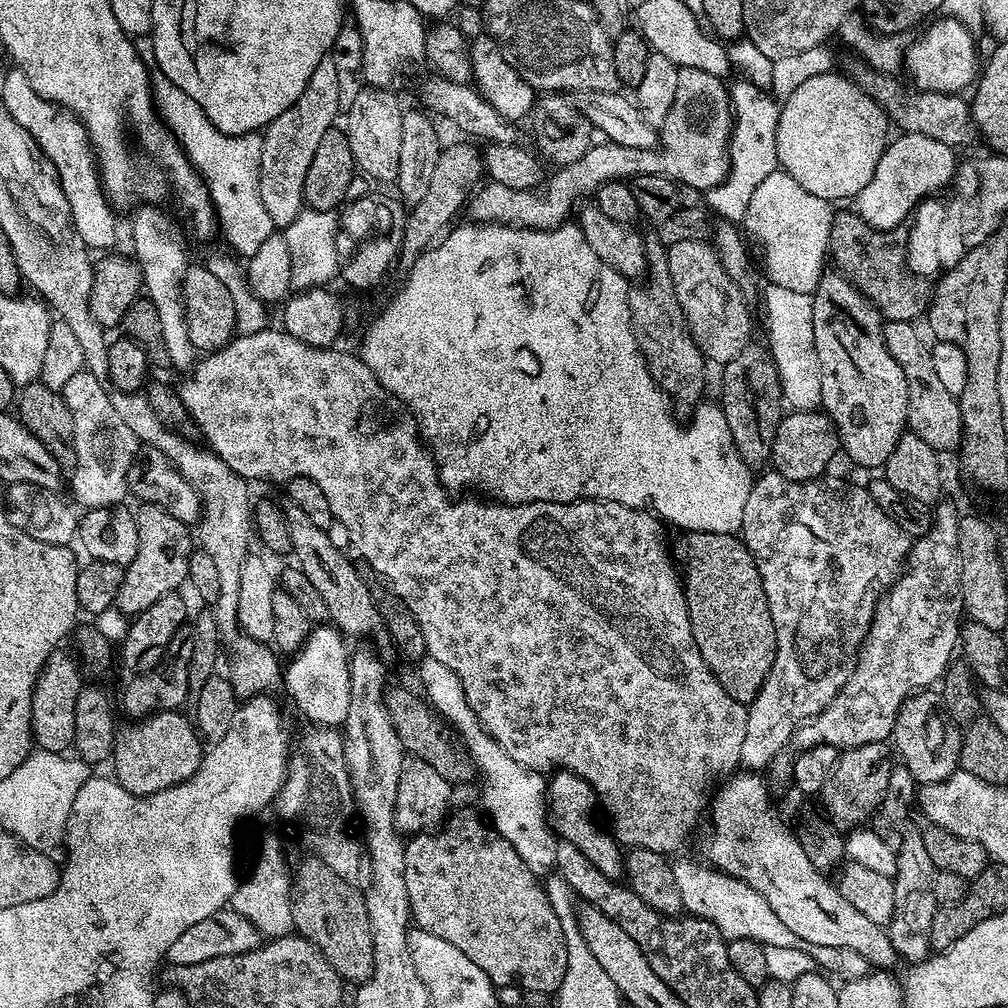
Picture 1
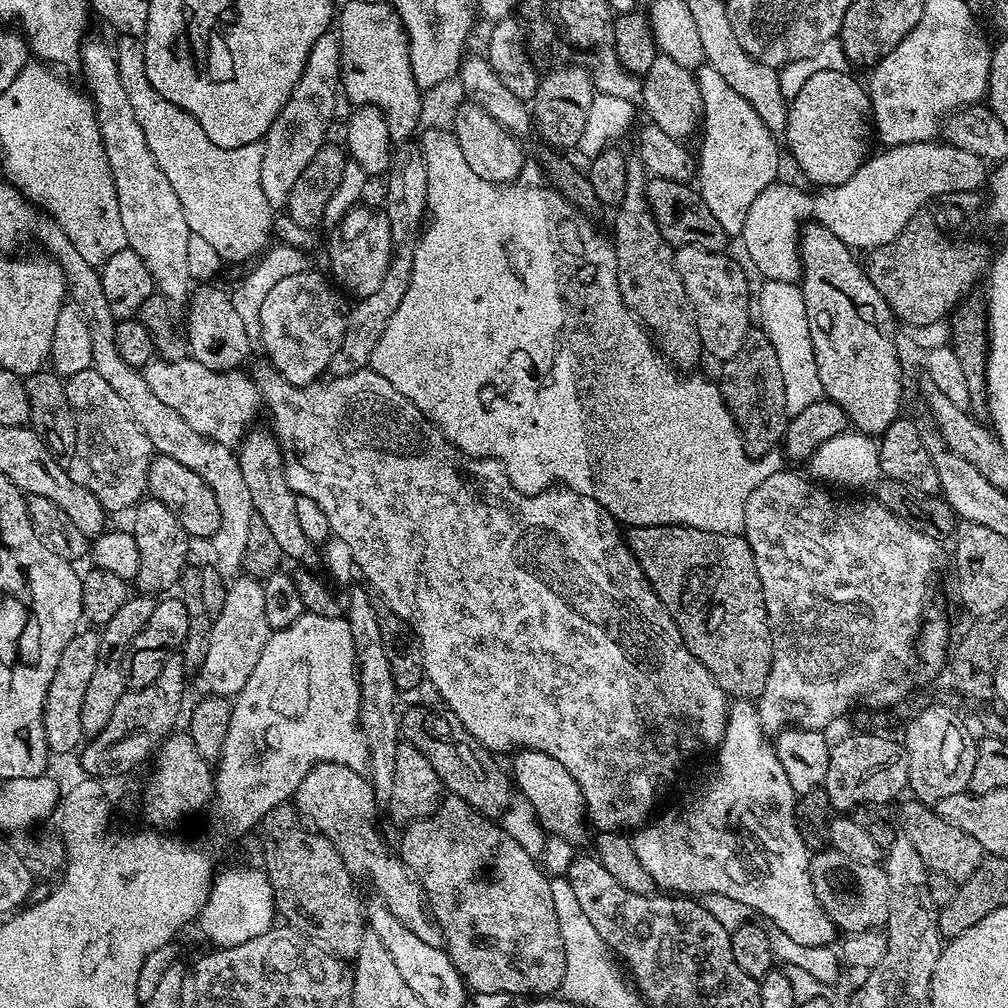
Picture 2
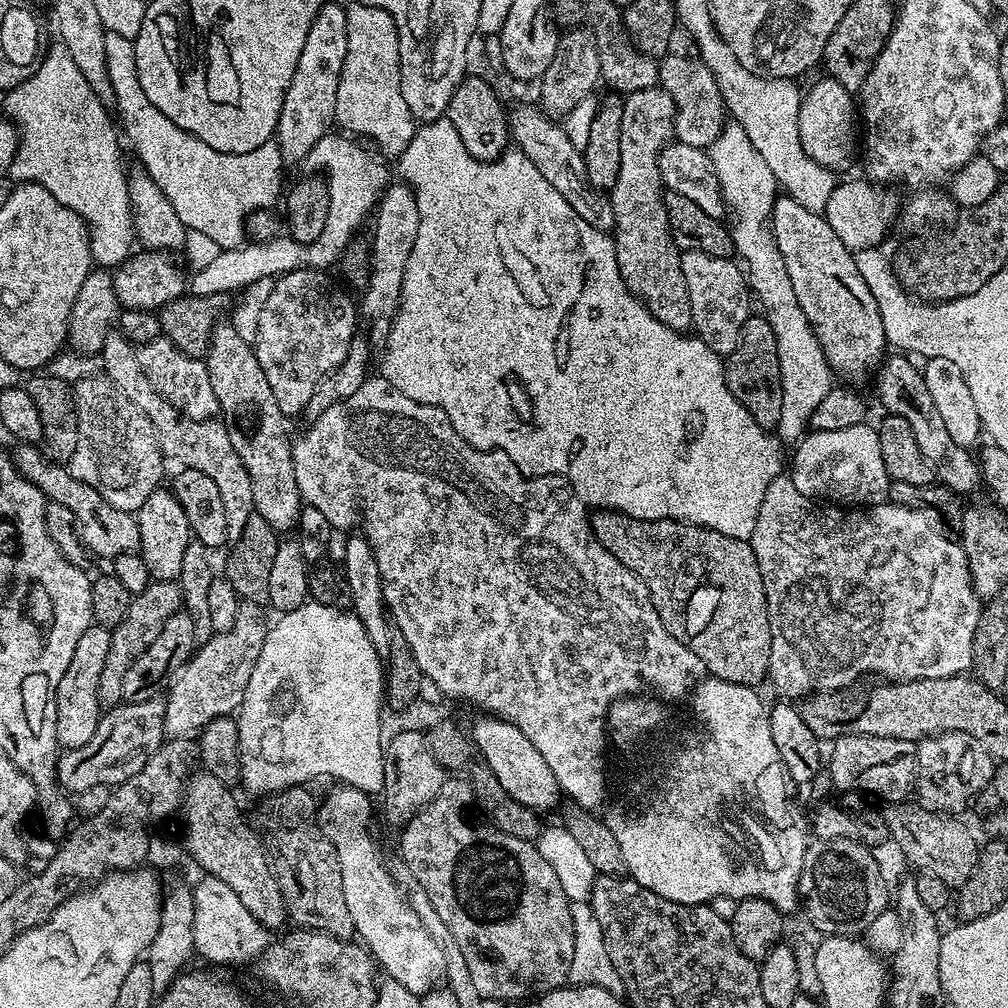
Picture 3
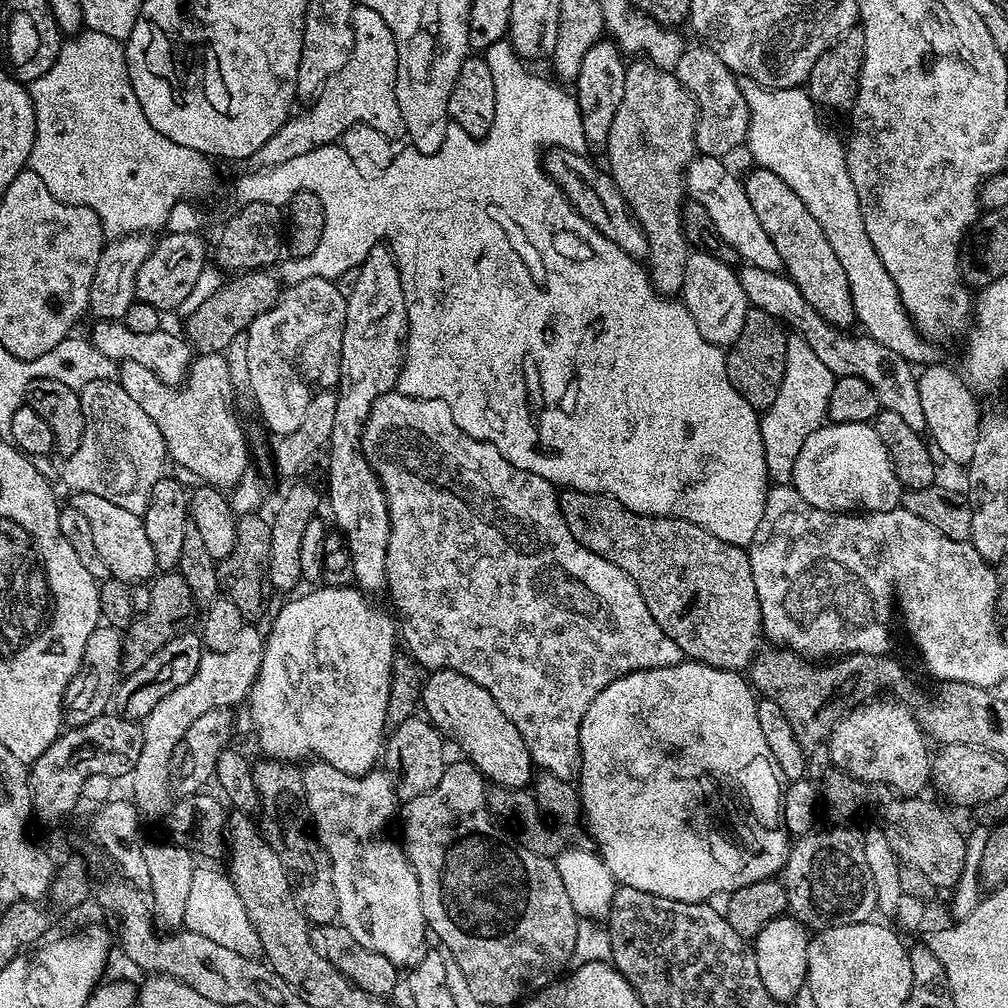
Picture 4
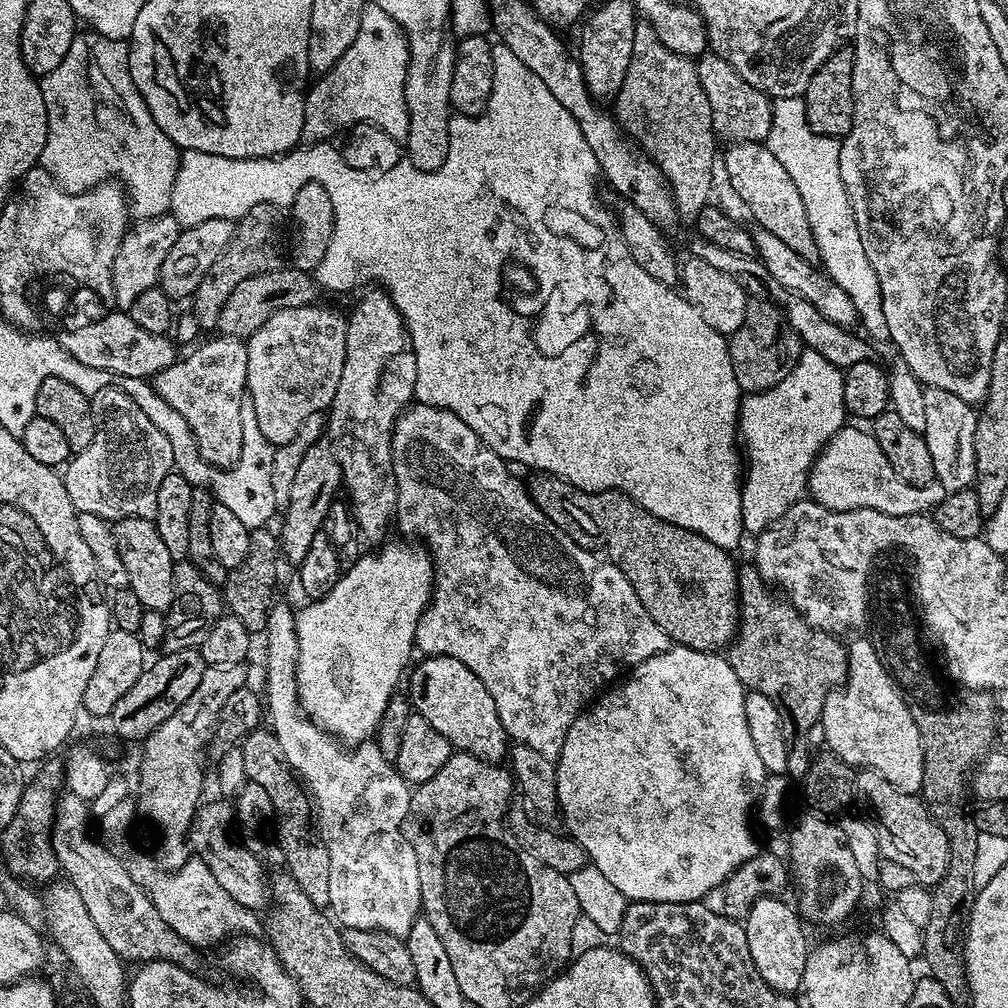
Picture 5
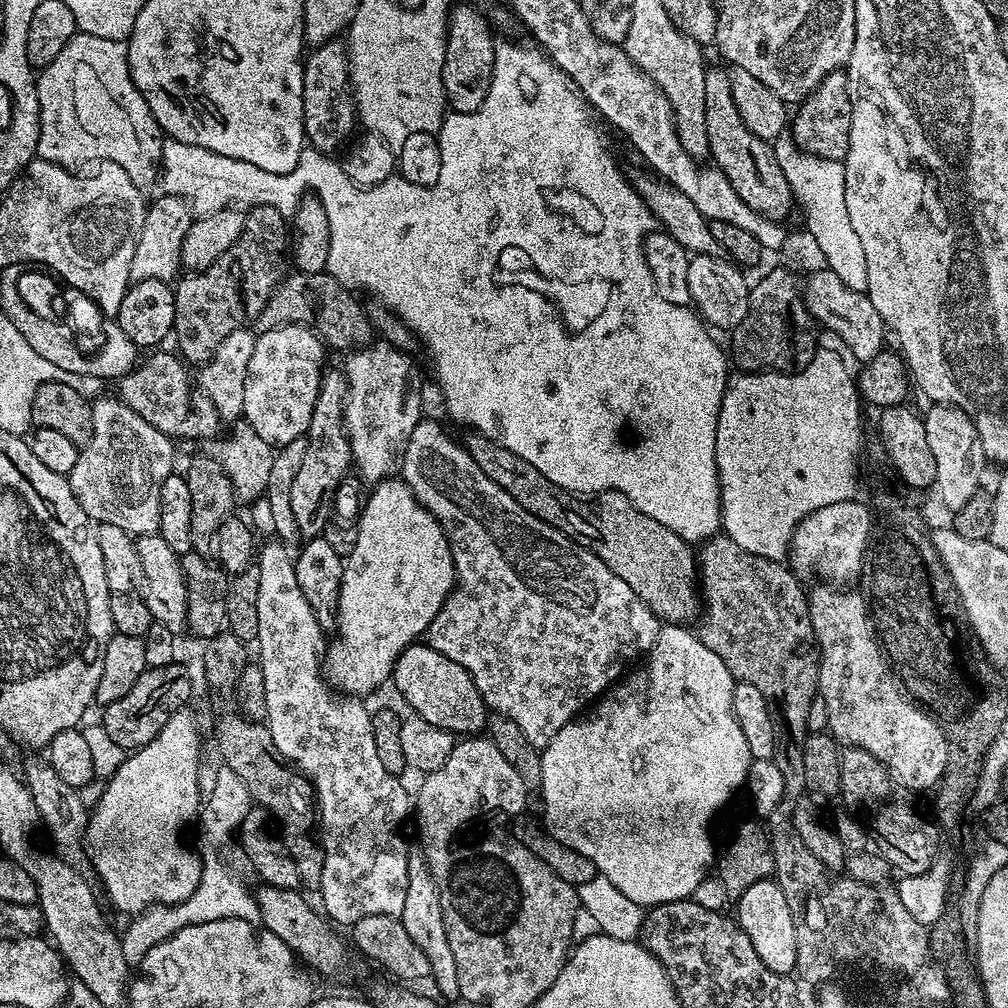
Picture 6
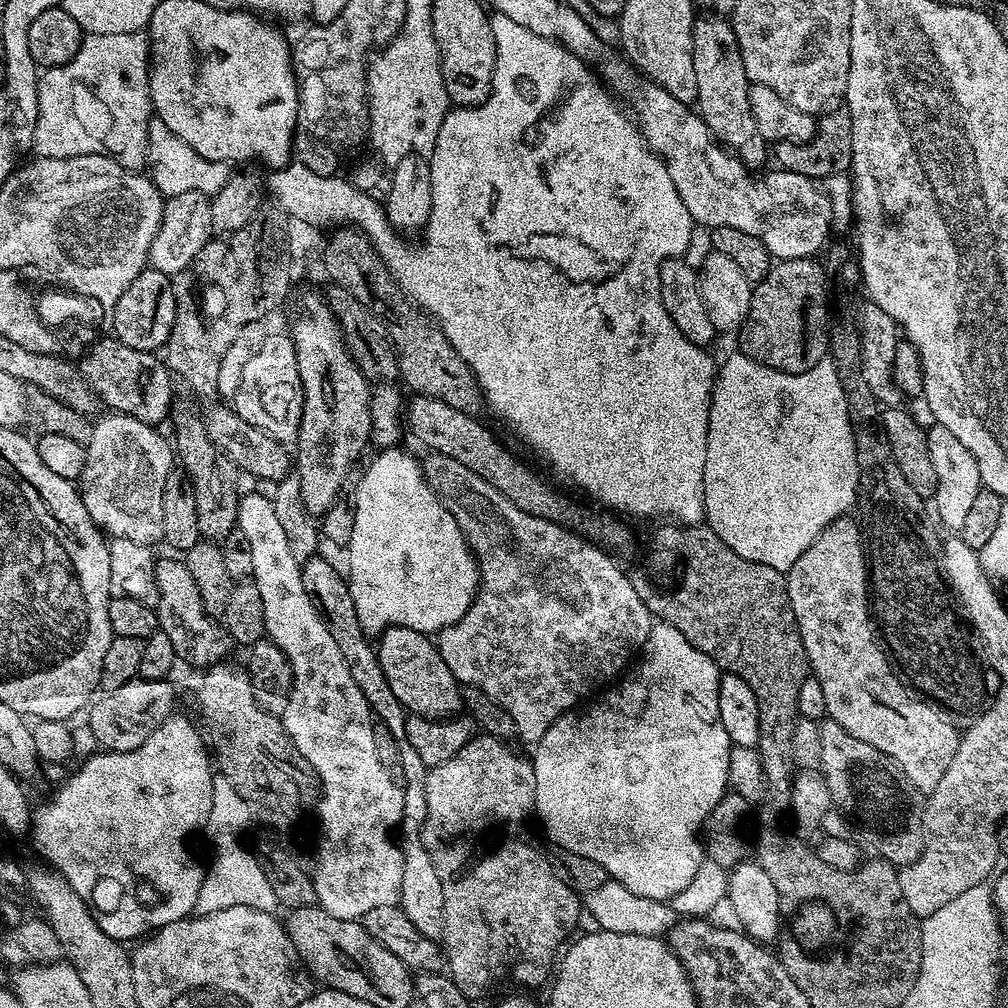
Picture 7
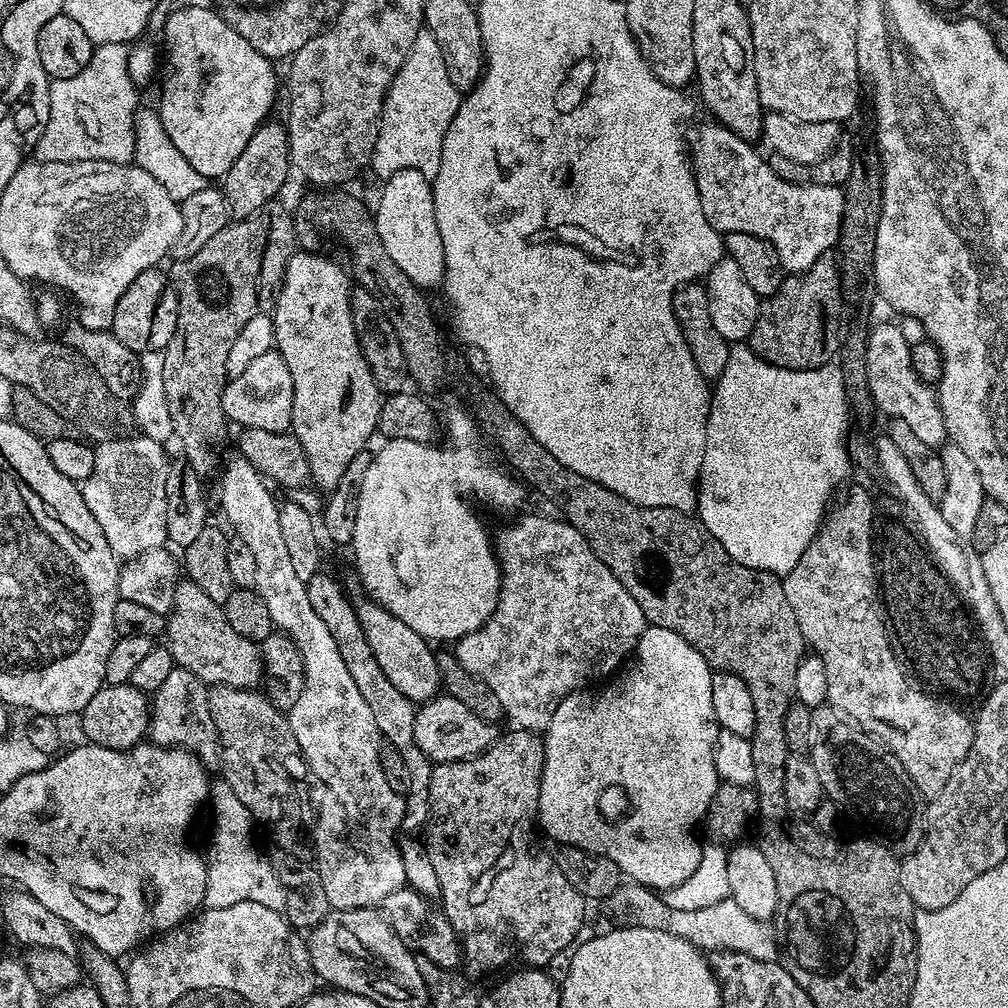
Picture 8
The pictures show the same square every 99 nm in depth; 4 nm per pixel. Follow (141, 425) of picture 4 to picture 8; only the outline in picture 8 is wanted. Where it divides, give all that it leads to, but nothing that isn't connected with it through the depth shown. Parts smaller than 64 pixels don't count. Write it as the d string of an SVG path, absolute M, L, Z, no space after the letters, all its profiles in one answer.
M128 460L124 464L94 464L90 478L82 482L82 491L86 506L90 506L90 514L102 526L102 534L106 534L106 542L120 558L131 558L146 550L163 548L168 544L166 534L166 478L168 476L152 476L148 484L136 484L132 480L132 468L128 468Z

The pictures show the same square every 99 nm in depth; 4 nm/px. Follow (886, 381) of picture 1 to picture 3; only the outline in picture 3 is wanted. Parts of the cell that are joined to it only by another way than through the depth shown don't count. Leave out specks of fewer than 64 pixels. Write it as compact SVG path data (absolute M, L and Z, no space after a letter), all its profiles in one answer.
M787 194L777 195L772 207L770 227L782 254L782 262L786 262L786 274L790 274L790 283L794 285L798 306L802 306L802 314L806 314L833 373L840 375L841 372L844 376L875 373L885 359L884 348L887 349L889 343L886 330L882 330L882 314L878 314L878 302L874 302L874 294L870 294L862 274L858 274L853 249L847 248L842 238L834 234L834 226L830 226L827 215L806 210L806 206L794 202L794 198Z

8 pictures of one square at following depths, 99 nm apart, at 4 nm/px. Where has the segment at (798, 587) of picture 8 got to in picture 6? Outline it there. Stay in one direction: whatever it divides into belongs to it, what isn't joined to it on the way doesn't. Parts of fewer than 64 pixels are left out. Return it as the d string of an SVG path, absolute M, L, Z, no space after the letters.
M820 582L813 592L811 589L807 593L808 613L820 653L818 696L826 702L826 714L830 714L828 732L845 745L874 754L878 762L888 767L892 779L898 781L909 792L919 794L927 788L935 789L948 764L945 729L937 717L921 708L904 691L892 665L888 663L880 641L876 639L876 629L873 628L872 618L868 614L868 601L859 591L848 591L852 590L841 590L839 587Z

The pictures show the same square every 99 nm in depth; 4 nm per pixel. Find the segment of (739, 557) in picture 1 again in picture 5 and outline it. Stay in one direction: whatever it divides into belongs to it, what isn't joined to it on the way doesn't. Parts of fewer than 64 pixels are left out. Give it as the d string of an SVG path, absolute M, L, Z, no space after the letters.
M536 474L533 477L532 481L530 479L527 481L526 487L529 498L536 503L538 510L542 510L542 514L546 514L546 518L550 518L550 522L554 522L554 526L558 526L565 537L574 541L579 548L584 549L585 552L599 554L618 570L622 570L622 574L628 579L630 586L634 586L634 594L638 594L642 606L646 606L646 614L650 614L650 618L654 618L654 622L658 622L658 626L668 635L668 639L673 645L681 644L690 650L698 650L699 652L719 653L721 650L727 649L736 639L736 629L740 627L740 598L736 581L738 564L728 557L731 556L729 549L714 546L714 542L702 538L702 534L694 534L682 526L674 526L670 522L650 514L645 508L634 503L625 492L587 492L586 490L578 490L578 486L570 486L570 482L559 480L557 476Z

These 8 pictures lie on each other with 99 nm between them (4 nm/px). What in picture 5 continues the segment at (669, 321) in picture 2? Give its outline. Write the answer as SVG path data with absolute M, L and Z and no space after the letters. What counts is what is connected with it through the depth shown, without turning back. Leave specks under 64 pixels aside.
M647 22L636 25L630 66L614 97L615 104L616 123L668 179L677 213L691 217L702 210L711 197L712 167L718 164L718 137L712 131L710 102L702 82L698 82L695 63L687 56L674 54L674 50L666 50Z

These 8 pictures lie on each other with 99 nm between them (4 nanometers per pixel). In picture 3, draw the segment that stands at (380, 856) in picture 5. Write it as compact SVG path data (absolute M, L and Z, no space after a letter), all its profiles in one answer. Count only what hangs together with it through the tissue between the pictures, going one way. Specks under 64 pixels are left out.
M337 783L332 787L336 788L330 789L325 794L324 801L323 798L319 801L318 820L329 842L337 851L339 869L342 870L342 891L345 894L350 918L353 919L355 935L372 953L373 961L379 965L387 979L398 982L406 986L406 990L417 994L433 991L438 984L436 979L441 979L442 976L442 954L438 946L434 946L434 938L426 934L426 926L422 926L422 922L408 905L405 893L392 877L389 865L387 863L384 865L383 858L376 853L376 844L368 833L368 827L372 824L373 797L350 784Z

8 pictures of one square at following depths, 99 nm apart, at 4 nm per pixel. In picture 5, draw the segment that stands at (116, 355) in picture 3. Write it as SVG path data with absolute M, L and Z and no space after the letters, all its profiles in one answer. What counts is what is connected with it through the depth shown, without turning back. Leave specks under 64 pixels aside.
M217 335L201 348L193 347L188 357L151 377L153 390L165 399L192 428L205 463L228 470L239 460L242 448L241 407L248 387L248 346L233 336Z

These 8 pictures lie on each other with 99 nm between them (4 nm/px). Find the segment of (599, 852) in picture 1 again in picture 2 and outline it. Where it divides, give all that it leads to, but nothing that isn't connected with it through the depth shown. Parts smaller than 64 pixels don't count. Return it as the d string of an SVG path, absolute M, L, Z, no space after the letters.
M520 750L512 758L510 772L514 777L515 787L519 795L521 792L525 796L523 799L533 808L537 823L548 836L558 836L574 846L580 846L587 838L589 829L586 827L584 795L578 782L574 782L570 770L566 770L566 766L558 762L558 758L550 758L550 754L542 754L538 750Z

